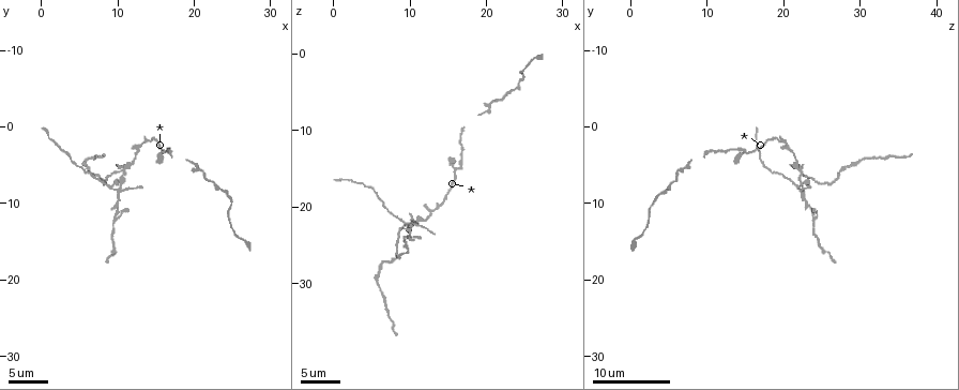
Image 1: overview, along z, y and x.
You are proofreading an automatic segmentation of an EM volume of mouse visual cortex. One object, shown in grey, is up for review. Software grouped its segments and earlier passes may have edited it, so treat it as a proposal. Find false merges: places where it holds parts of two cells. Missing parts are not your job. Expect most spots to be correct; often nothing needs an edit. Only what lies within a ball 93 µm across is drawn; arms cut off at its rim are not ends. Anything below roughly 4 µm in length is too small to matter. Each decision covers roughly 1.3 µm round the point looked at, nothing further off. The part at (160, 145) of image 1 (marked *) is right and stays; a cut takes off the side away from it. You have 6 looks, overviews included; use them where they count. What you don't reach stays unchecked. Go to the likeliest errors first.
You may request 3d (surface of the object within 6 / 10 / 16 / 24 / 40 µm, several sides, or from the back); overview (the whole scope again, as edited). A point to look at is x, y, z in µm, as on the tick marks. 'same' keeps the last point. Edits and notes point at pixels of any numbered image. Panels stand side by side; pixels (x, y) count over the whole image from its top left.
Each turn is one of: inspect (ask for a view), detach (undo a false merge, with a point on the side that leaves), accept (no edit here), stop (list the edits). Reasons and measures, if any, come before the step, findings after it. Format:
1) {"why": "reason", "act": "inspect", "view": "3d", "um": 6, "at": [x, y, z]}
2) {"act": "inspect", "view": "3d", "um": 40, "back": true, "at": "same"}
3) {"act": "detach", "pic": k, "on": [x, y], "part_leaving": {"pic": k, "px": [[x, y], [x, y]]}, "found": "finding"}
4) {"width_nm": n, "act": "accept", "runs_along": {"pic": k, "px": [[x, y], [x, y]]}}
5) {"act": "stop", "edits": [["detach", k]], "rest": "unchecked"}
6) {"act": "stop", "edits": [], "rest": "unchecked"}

{"why": "looks like a crossing", "act": "inspect", "view": "3d", "um": 10, "at": [10.5, 6.0, 22.0]}

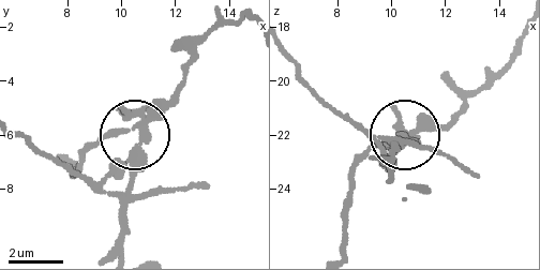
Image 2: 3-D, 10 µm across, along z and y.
{"act": "detach", "pic": 2, "on": [136, 164], "part_leaving": {"pic": 2, "px": [[145, 123], [143, 169], [117, 191], [89, 188], [20, 137]]}, "found": "two cells meet here"}

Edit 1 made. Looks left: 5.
{"act": "inspect", "view": "overview"}

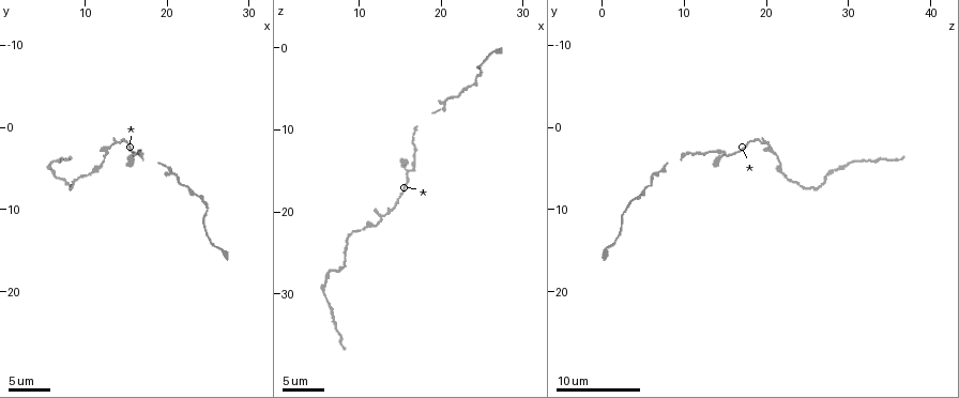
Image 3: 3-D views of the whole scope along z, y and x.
{"why": "sudden change in width", "act": "inspect", "view": "3d", "um": 10, "at": [12.8, 2.8, 20.4]}

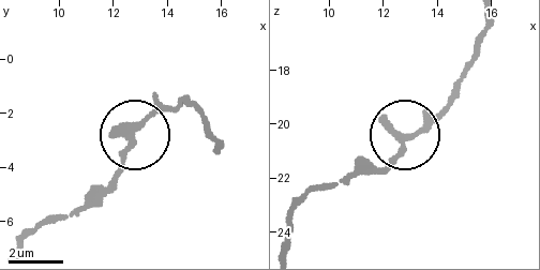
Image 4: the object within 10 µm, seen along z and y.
{"act": "inspect", "view": "3d", "um": 10, "back": true, "at": [12.8, 2.6, 20.5]}

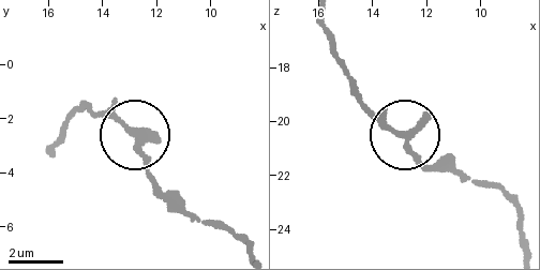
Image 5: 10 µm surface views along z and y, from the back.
{"arms": 3, "act": "accept", "runs_along": {"pic": 5, "px": [[332, 43], [360, 96], [419, 169]]}, "found": "continuous, no second cell"}

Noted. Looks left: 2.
{"why": "sudden change in width", "act": "inspect", "view": "3d", "um": 16, "at": [15.8, 3.6, 15.6]}

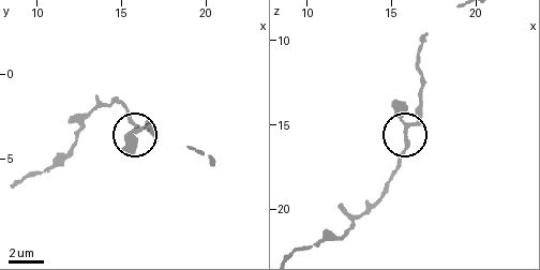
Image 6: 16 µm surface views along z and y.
{"why": "closer look", "act": "inspect", "view": "3d", "um": 6, "at": [15.8, 3.5, 15.6]}

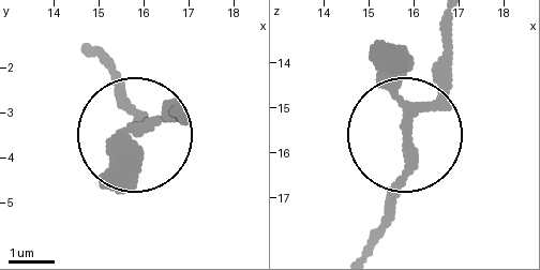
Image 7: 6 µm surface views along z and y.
{"width_nm": 190, "act": "accept", "runs_along": {"pic": 7, "px": [[390, 195], [448, 41]]}, "found": "continuous, no second cell"}

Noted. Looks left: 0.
{"act": "stop", "edits": [["detach", 2]], "rest": "unchecked"}

